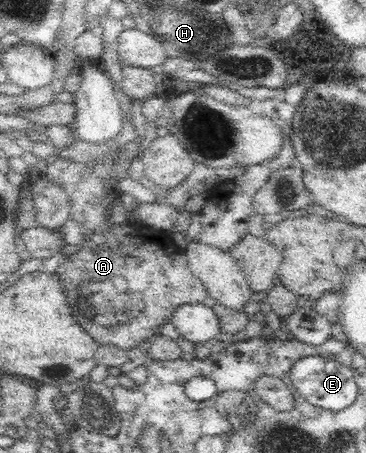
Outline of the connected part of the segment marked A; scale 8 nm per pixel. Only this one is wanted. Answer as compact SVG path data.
M67 158L55 159L48 164L47 177L51 182L58 183L71 196L70 216L81 226L83 241L80 249L70 255L56 268L59 279L63 281L63 289L67 295L67 303L76 322L99 344L113 344L125 351L138 347L145 338L159 335L159 330L172 322L175 310L182 304L205 303L217 314L220 327L226 334L237 334L244 331L250 322L250 316L245 312L234 312L215 302L209 295L205 283L193 274L189 268L184 248L173 241L172 233L161 231L127 222L123 225L111 225L107 221L109 216L109 199L107 199L106 182L99 178L92 169Z

